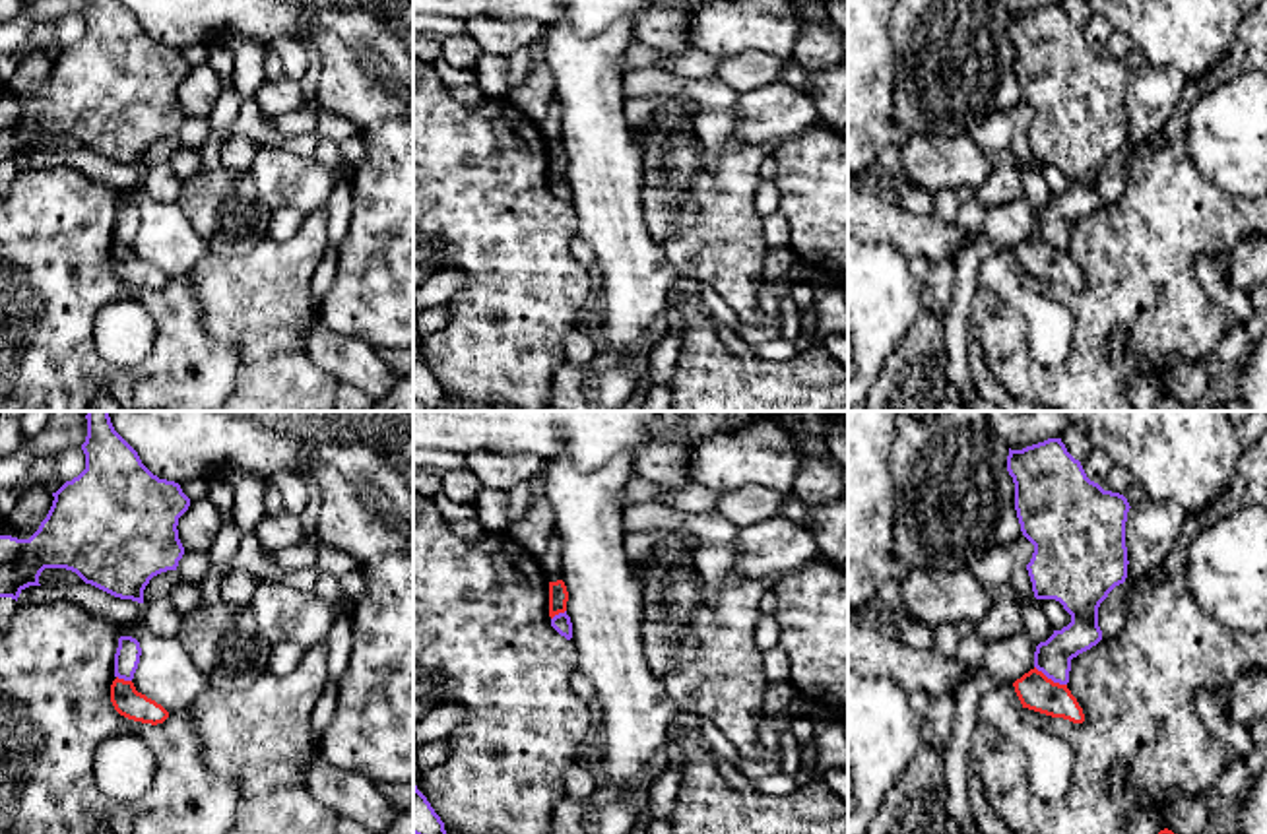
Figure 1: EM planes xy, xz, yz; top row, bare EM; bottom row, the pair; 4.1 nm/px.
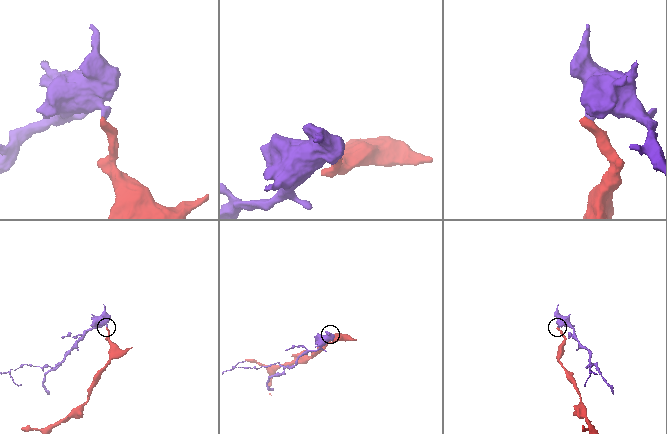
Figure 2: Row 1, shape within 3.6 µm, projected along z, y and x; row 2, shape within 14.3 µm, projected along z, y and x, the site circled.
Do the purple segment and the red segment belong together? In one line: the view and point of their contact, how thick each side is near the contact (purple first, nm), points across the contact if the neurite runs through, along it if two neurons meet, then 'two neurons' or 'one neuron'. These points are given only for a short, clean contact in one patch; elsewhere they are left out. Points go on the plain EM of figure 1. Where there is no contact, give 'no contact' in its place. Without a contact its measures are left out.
contact yz (1050, 243); calibres 150 and 150 nm; border yz (1035, 231), (1066, 251); two neurons

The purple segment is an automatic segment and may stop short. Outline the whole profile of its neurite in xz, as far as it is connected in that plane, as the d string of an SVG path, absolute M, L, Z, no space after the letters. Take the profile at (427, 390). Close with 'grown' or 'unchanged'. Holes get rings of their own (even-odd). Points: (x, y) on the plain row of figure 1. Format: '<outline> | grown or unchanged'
M413 349L413 400L425 403L433 411L473 411L454 407L446 396L440 382L435 378L427 363Z | unchanged

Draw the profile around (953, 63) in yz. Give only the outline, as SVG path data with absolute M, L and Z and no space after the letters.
M896 0L891 21L894 47L894 122L914 134L955 138L970 122L1009 112L1023 97L1015 76L1009 14L999 0Z

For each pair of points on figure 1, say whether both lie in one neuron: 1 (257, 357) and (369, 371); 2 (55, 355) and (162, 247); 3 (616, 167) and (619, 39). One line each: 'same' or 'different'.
1: different
2: different
3: same

